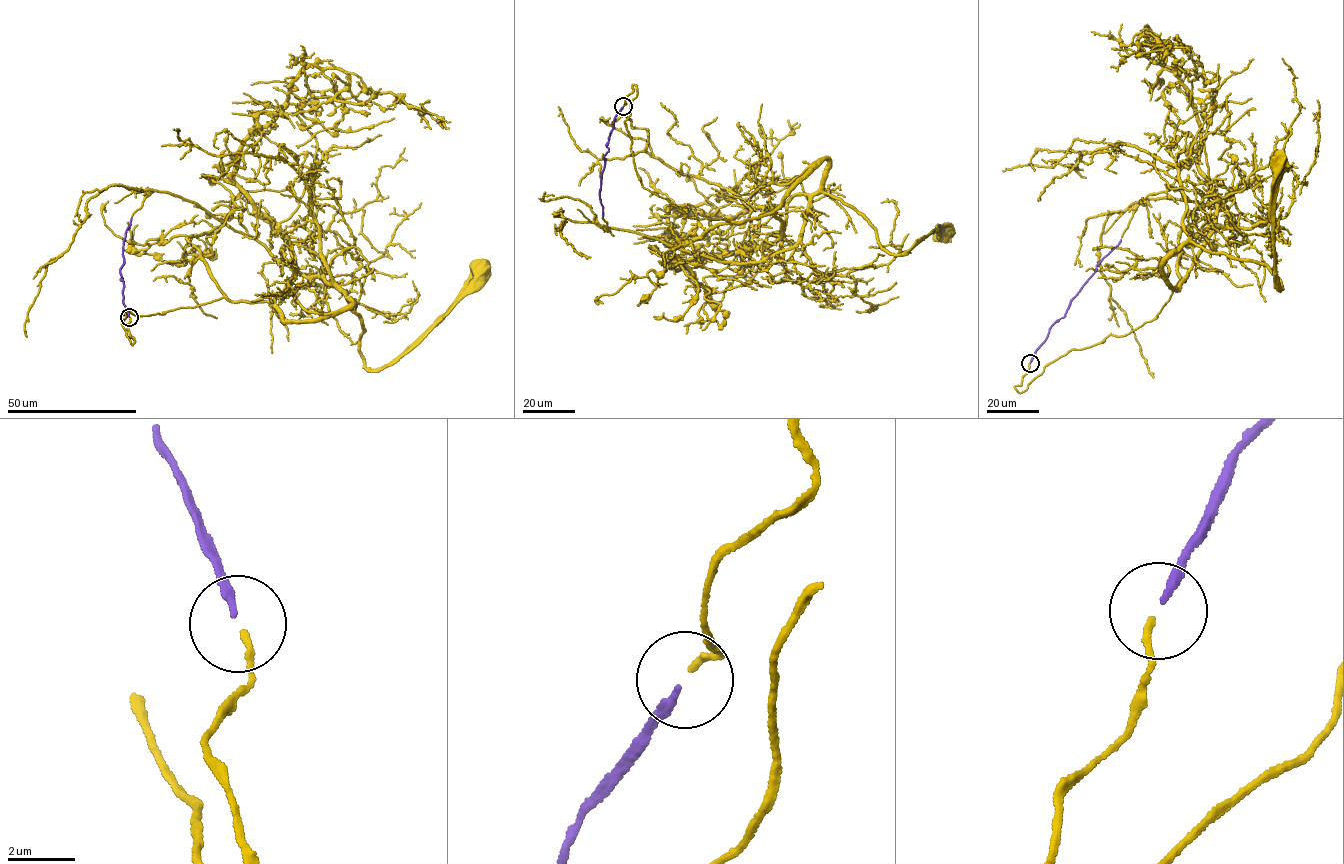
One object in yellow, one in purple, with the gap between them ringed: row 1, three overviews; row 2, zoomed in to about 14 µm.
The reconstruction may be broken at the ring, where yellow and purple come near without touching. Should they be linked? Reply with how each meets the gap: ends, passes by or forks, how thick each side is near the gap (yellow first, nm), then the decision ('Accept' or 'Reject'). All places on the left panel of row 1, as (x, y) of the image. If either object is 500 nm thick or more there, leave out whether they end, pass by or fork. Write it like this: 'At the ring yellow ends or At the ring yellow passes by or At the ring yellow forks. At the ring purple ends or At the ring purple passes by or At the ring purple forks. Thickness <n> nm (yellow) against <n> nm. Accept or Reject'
At the ring yellow ends. At the ring purple ends. Thickness 190 nm (yellow) against 200 nm. Accept

